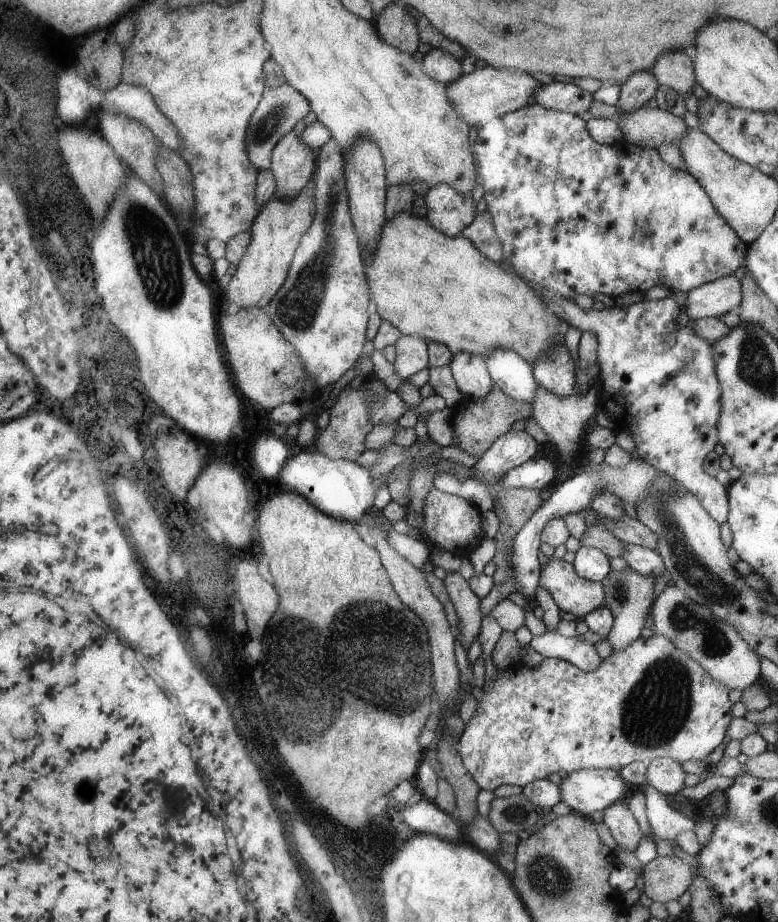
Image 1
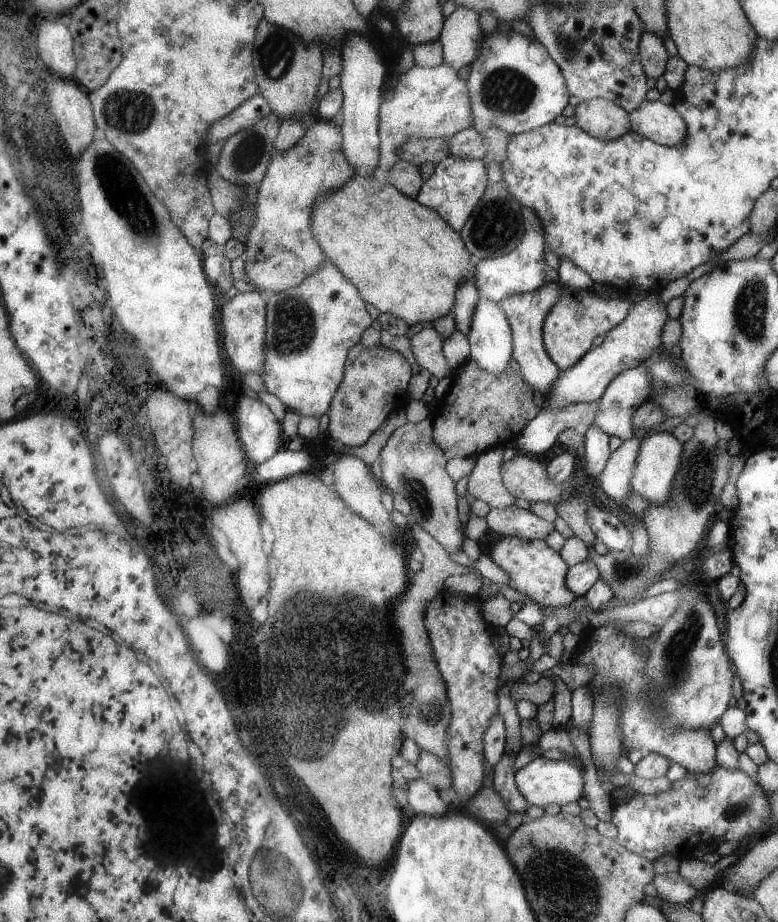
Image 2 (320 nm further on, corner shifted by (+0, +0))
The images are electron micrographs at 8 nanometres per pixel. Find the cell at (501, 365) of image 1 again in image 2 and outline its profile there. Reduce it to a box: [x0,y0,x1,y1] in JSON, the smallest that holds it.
[468,300,512,374]

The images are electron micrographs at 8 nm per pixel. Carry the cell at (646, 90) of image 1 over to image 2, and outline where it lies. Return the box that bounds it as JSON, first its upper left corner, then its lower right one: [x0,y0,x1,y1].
[640,30,670,78]

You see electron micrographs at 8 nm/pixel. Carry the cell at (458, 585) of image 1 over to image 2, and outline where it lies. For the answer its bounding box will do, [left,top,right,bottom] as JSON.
[379,416,464,553]

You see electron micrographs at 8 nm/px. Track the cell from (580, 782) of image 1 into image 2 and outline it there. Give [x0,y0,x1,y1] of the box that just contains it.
[515,757,584,807]

